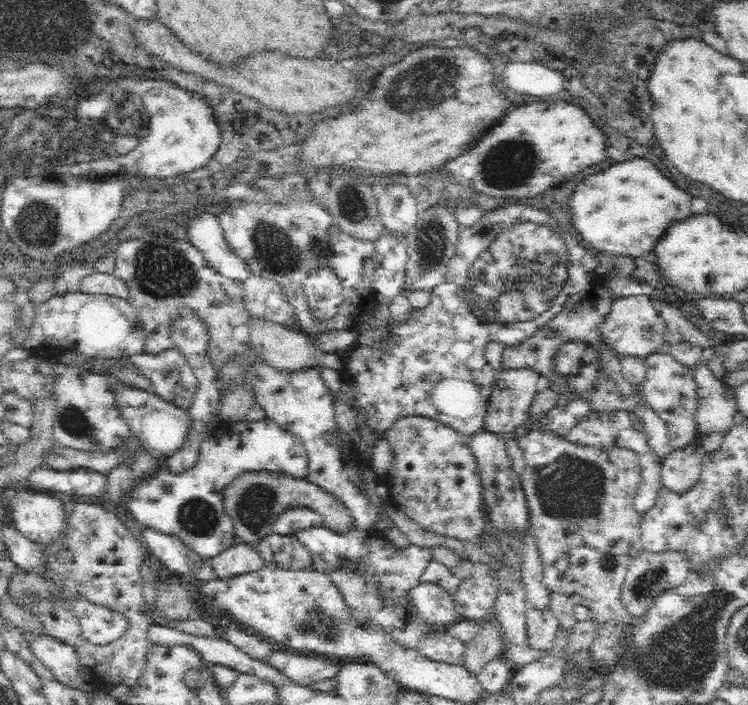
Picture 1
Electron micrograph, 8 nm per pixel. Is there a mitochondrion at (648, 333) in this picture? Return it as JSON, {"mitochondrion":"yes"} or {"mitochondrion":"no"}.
{"mitochondrion":"yes"}

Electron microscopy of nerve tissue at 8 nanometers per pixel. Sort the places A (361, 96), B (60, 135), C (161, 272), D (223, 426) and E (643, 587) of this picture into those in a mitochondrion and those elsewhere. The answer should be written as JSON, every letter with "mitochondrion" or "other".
{"A":"other","B":"mitochondrion","C":"mitochondrion","D":"other","E":"mitochondrion"}

